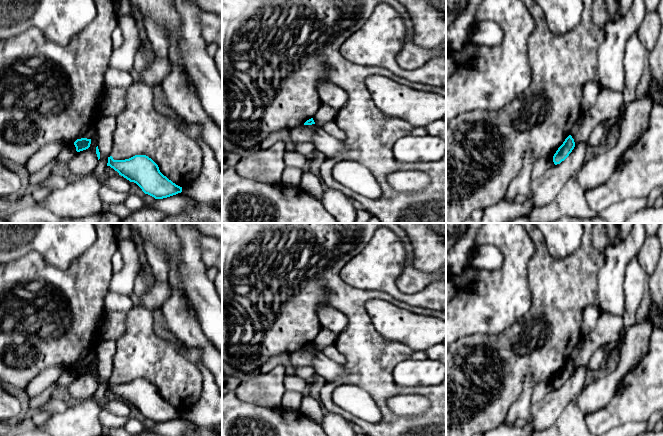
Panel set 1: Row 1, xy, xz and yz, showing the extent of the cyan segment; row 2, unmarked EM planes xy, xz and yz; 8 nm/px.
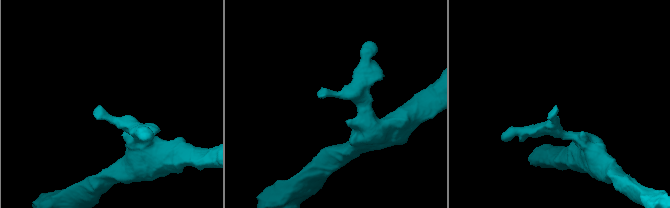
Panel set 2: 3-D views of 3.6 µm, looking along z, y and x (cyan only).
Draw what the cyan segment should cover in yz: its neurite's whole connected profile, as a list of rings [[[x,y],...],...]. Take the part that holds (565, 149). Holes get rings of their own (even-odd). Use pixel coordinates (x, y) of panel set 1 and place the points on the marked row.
[[[569,135],[554,154],[553,156],[554,164],[557,165],[564,161],[572,152],[574,147],[575,147],[574,139],[572,138],[571,135]]]

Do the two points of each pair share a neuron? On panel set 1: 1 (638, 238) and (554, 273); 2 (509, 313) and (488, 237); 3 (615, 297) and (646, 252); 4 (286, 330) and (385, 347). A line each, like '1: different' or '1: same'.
1: different
2: same
3: different
4: same

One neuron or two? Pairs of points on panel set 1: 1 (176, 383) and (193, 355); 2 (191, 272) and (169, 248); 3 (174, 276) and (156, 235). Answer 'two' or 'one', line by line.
1: two
2: two
3: one

